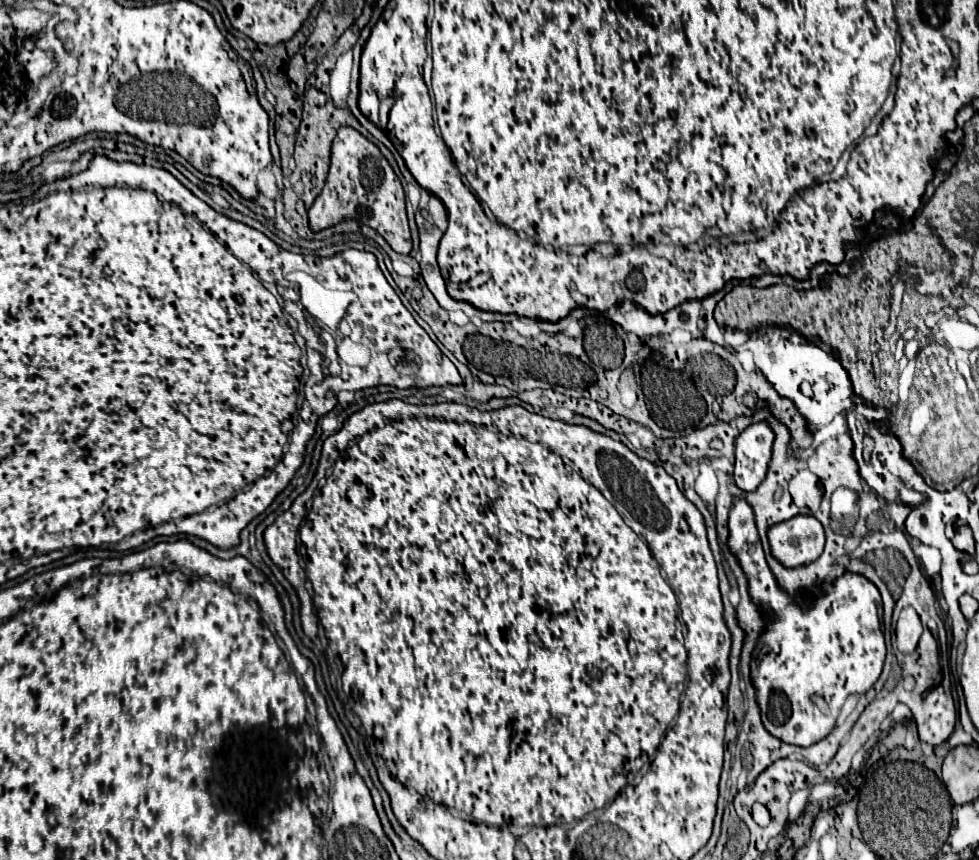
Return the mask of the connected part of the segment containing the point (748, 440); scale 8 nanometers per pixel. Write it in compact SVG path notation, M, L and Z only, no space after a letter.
M754 423L744 429L735 446L734 481L744 492L752 492L768 471L774 433L766 423Z

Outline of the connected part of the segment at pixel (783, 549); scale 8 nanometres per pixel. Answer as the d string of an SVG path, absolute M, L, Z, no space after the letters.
M798 515L768 527L772 555L788 569L810 565L824 551L824 529L818 519Z

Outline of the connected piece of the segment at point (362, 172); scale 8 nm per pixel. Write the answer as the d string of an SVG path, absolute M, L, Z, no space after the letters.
M352 127L338 129L332 143L332 163L326 185L314 205L308 209L310 229L314 233L334 227L344 219L354 219L360 225L376 229L396 253L408 255L412 251L402 185L380 149Z

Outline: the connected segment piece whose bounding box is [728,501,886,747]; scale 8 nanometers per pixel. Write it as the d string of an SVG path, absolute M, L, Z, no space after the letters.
M738 501L732 507L728 529L728 547L732 555L740 561L740 567L748 577L748 593L752 597L752 603L760 605L760 613L764 613L764 633L760 633L758 645L750 661L750 677L756 689L756 703L760 707L762 723L766 731L774 733L780 741L808 747L824 739L832 731L844 699L850 693L866 693L882 673L886 645L882 631L883 605L880 593L862 575L846 573L832 587L824 585L822 595L814 601L810 609L802 609L794 597L790 597L778 587L776 577L772 575L764 559L764 551L752 517L752 507L746 501Z

